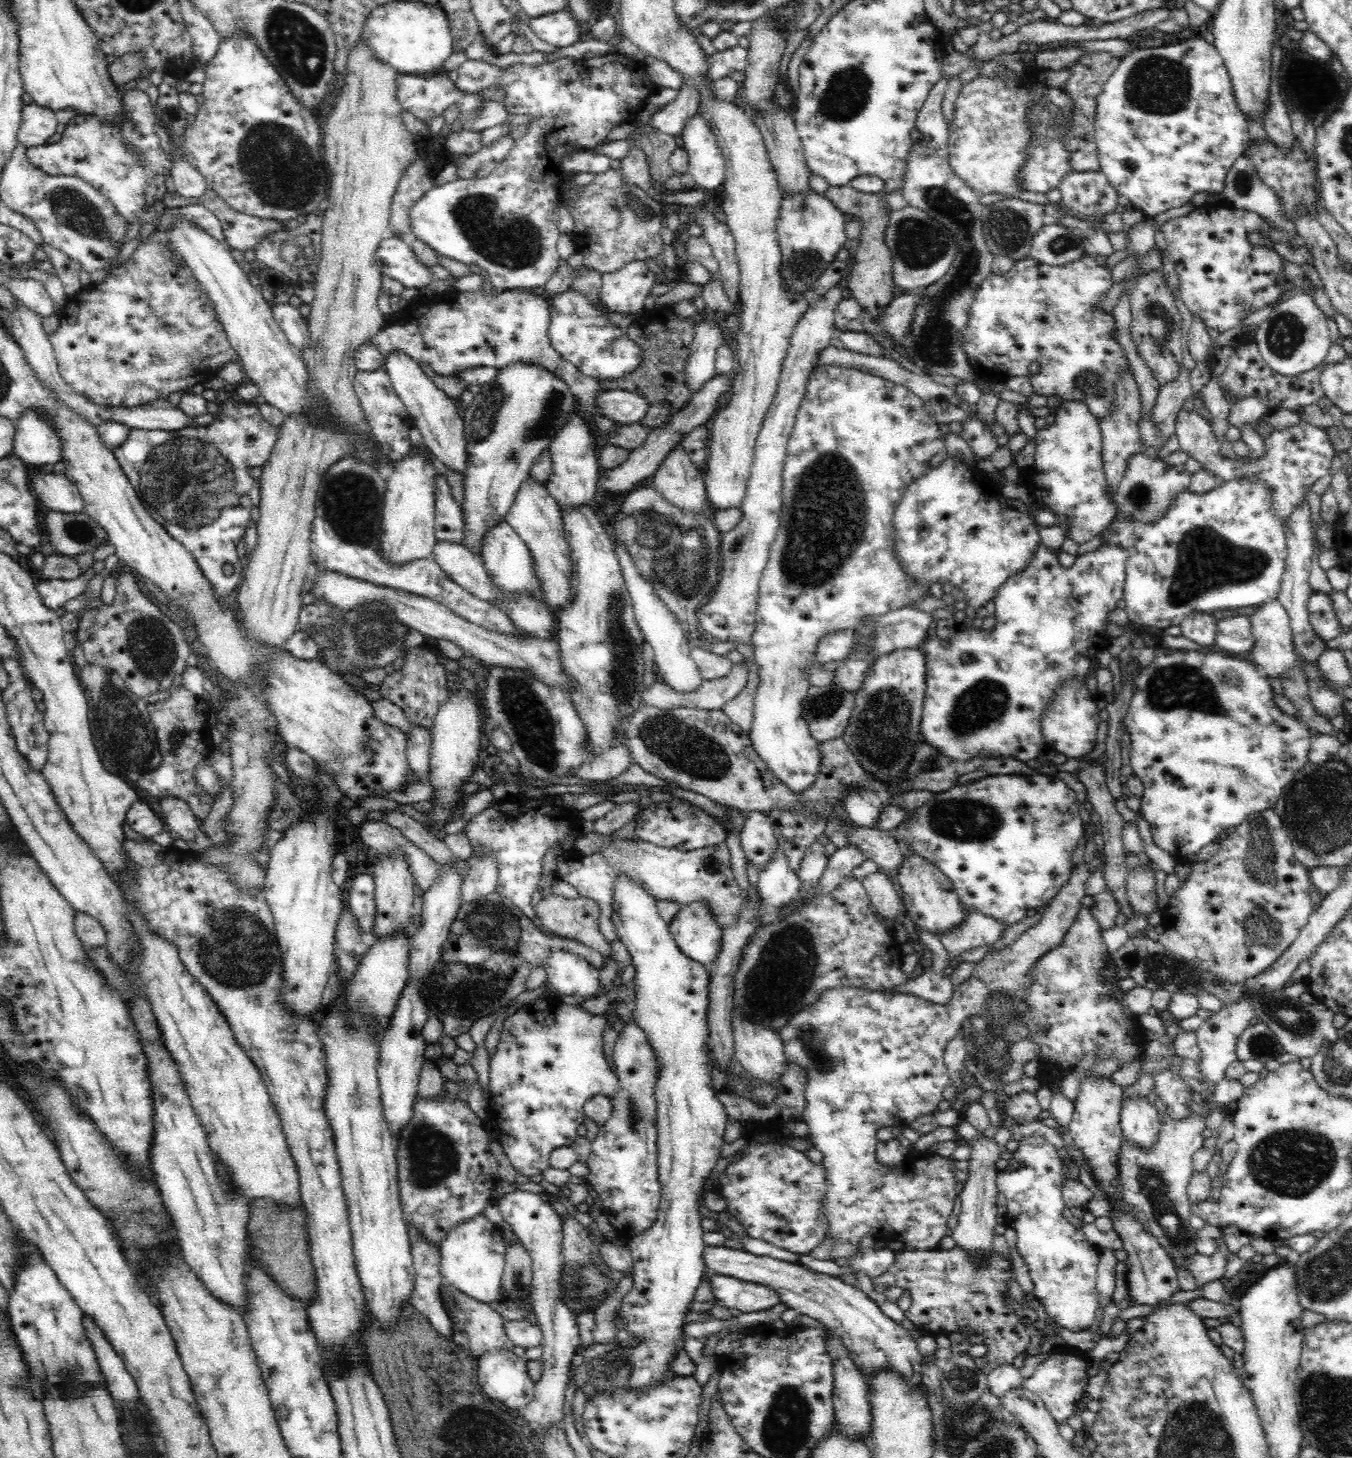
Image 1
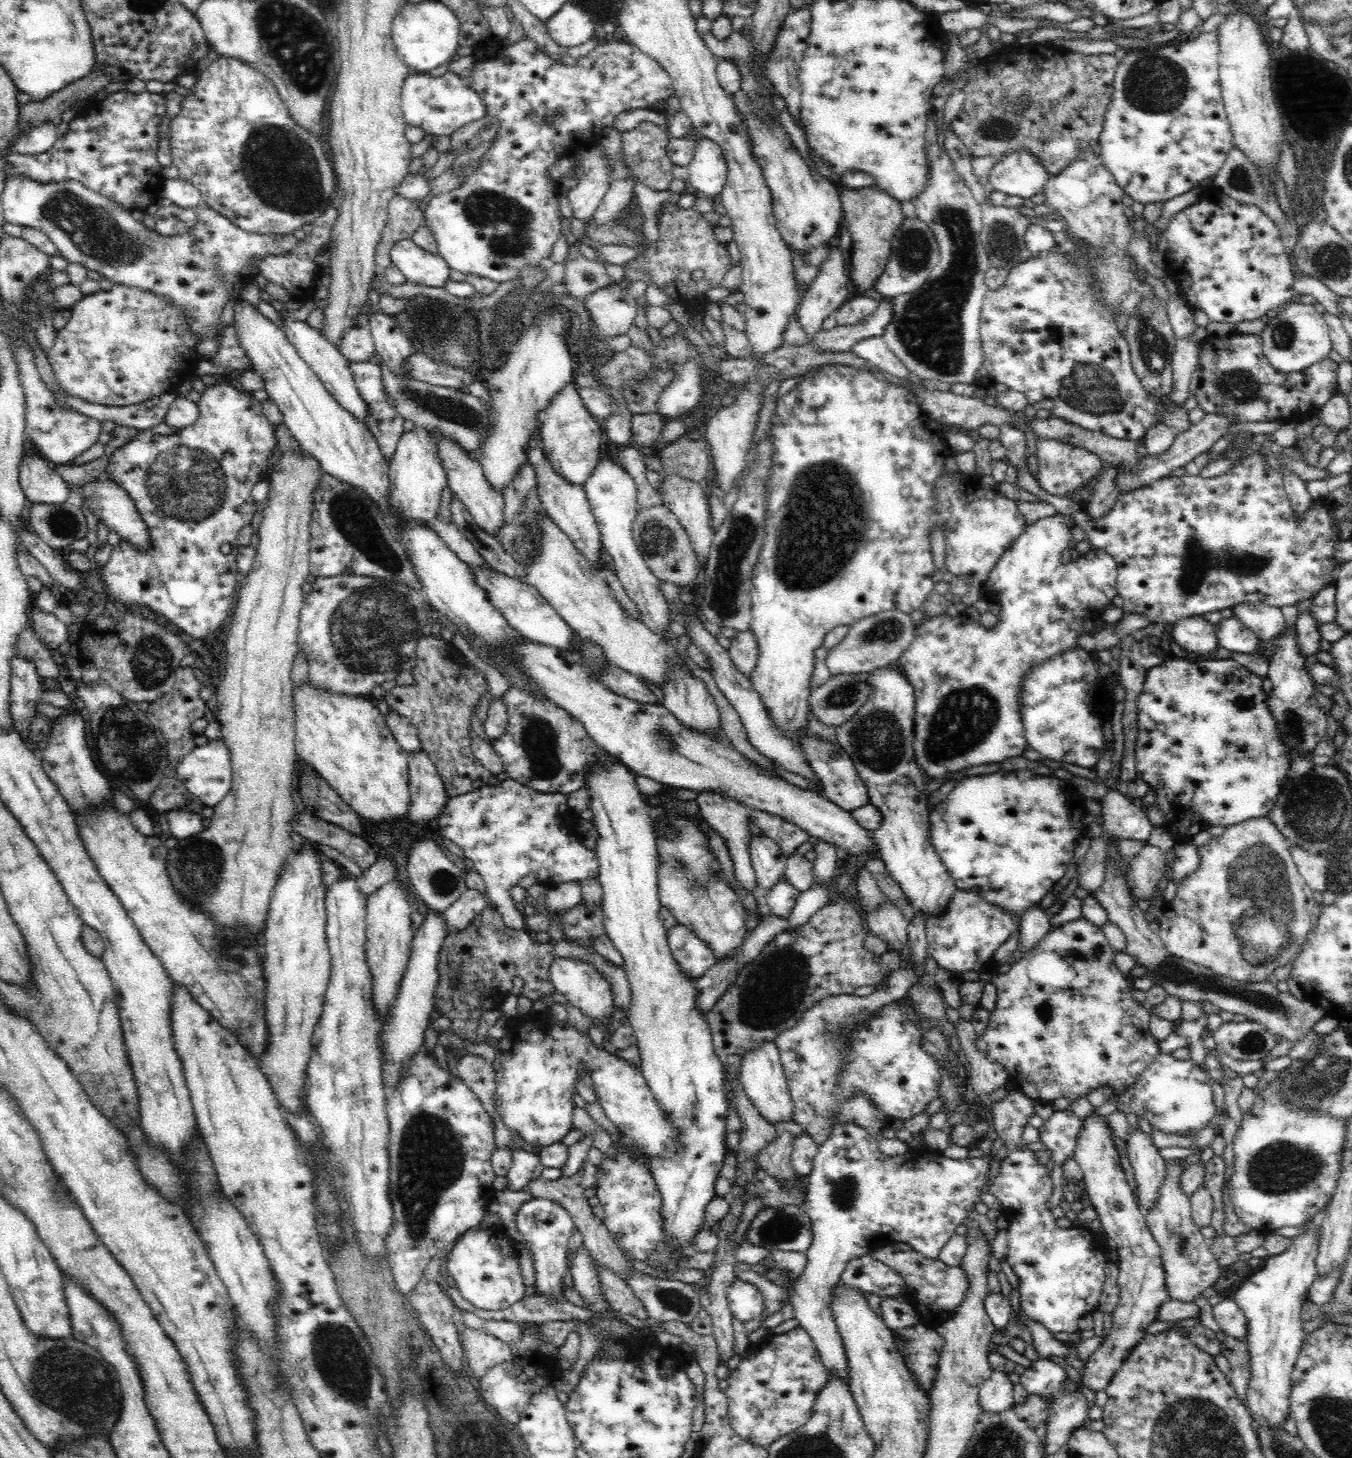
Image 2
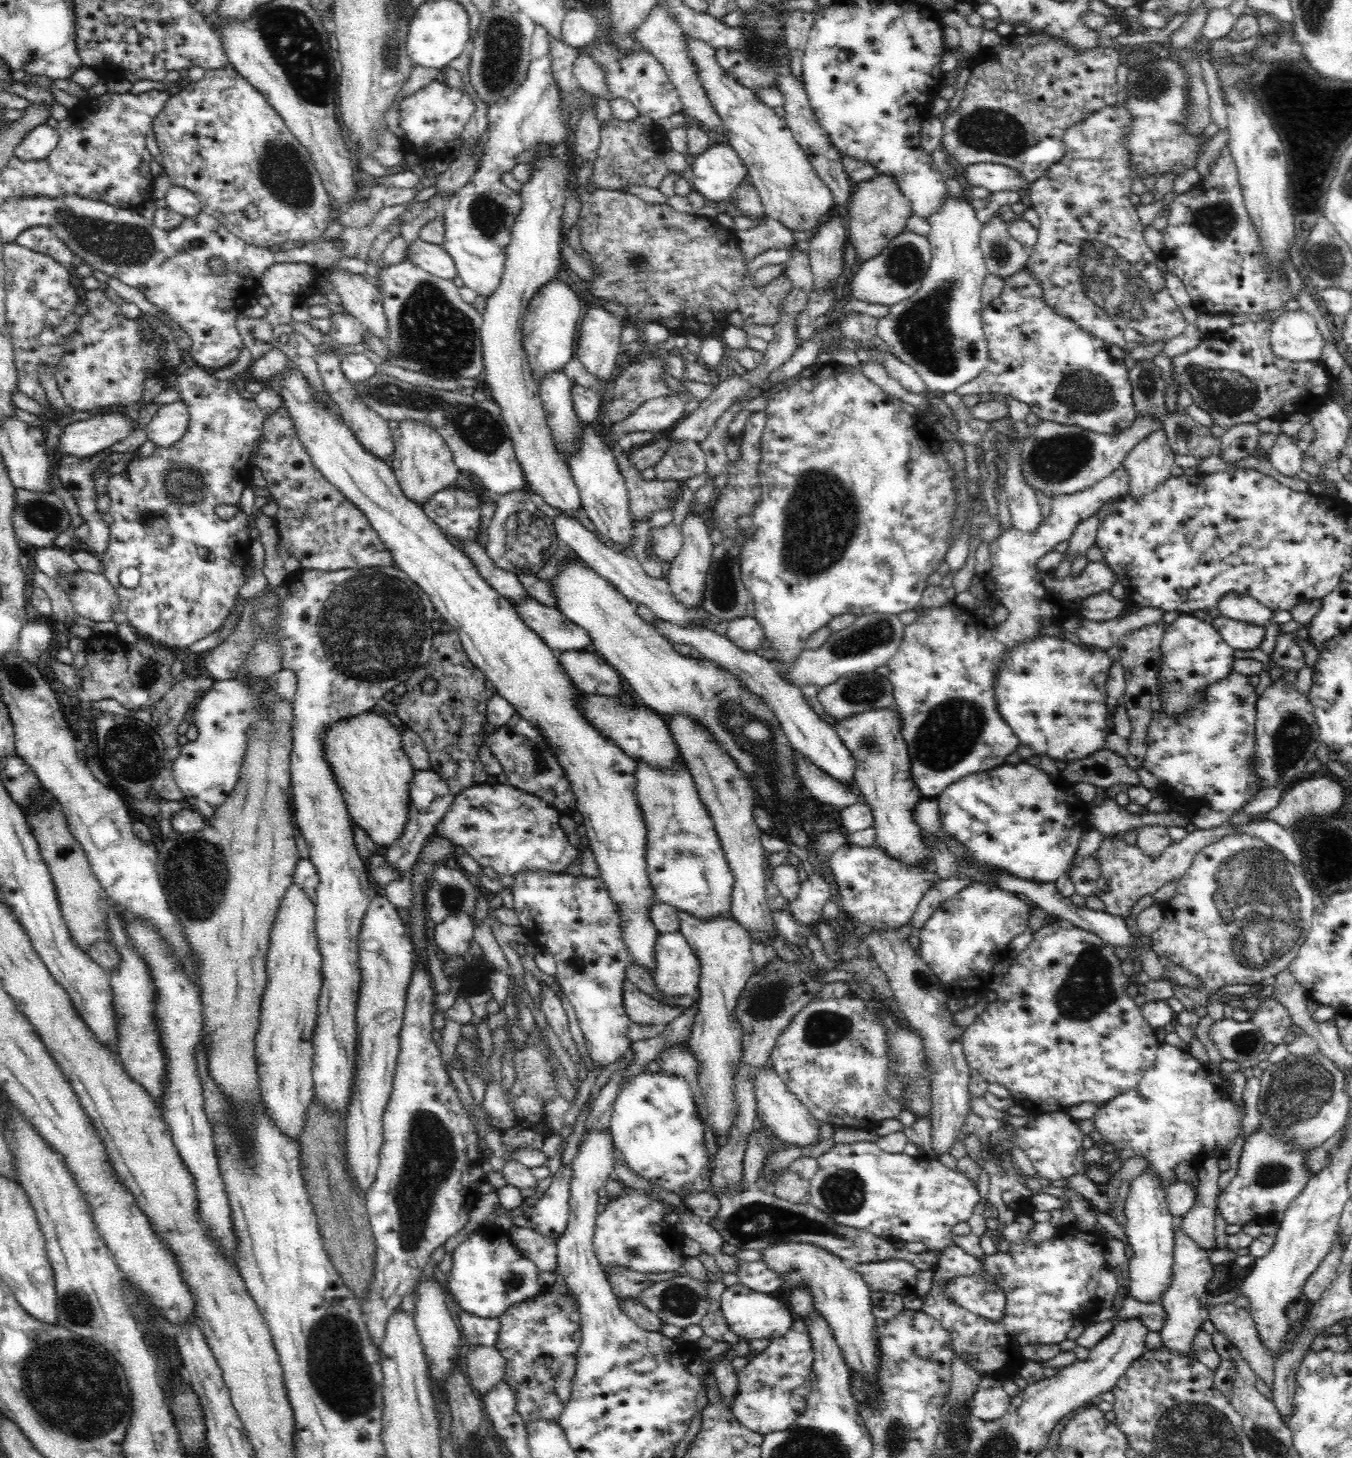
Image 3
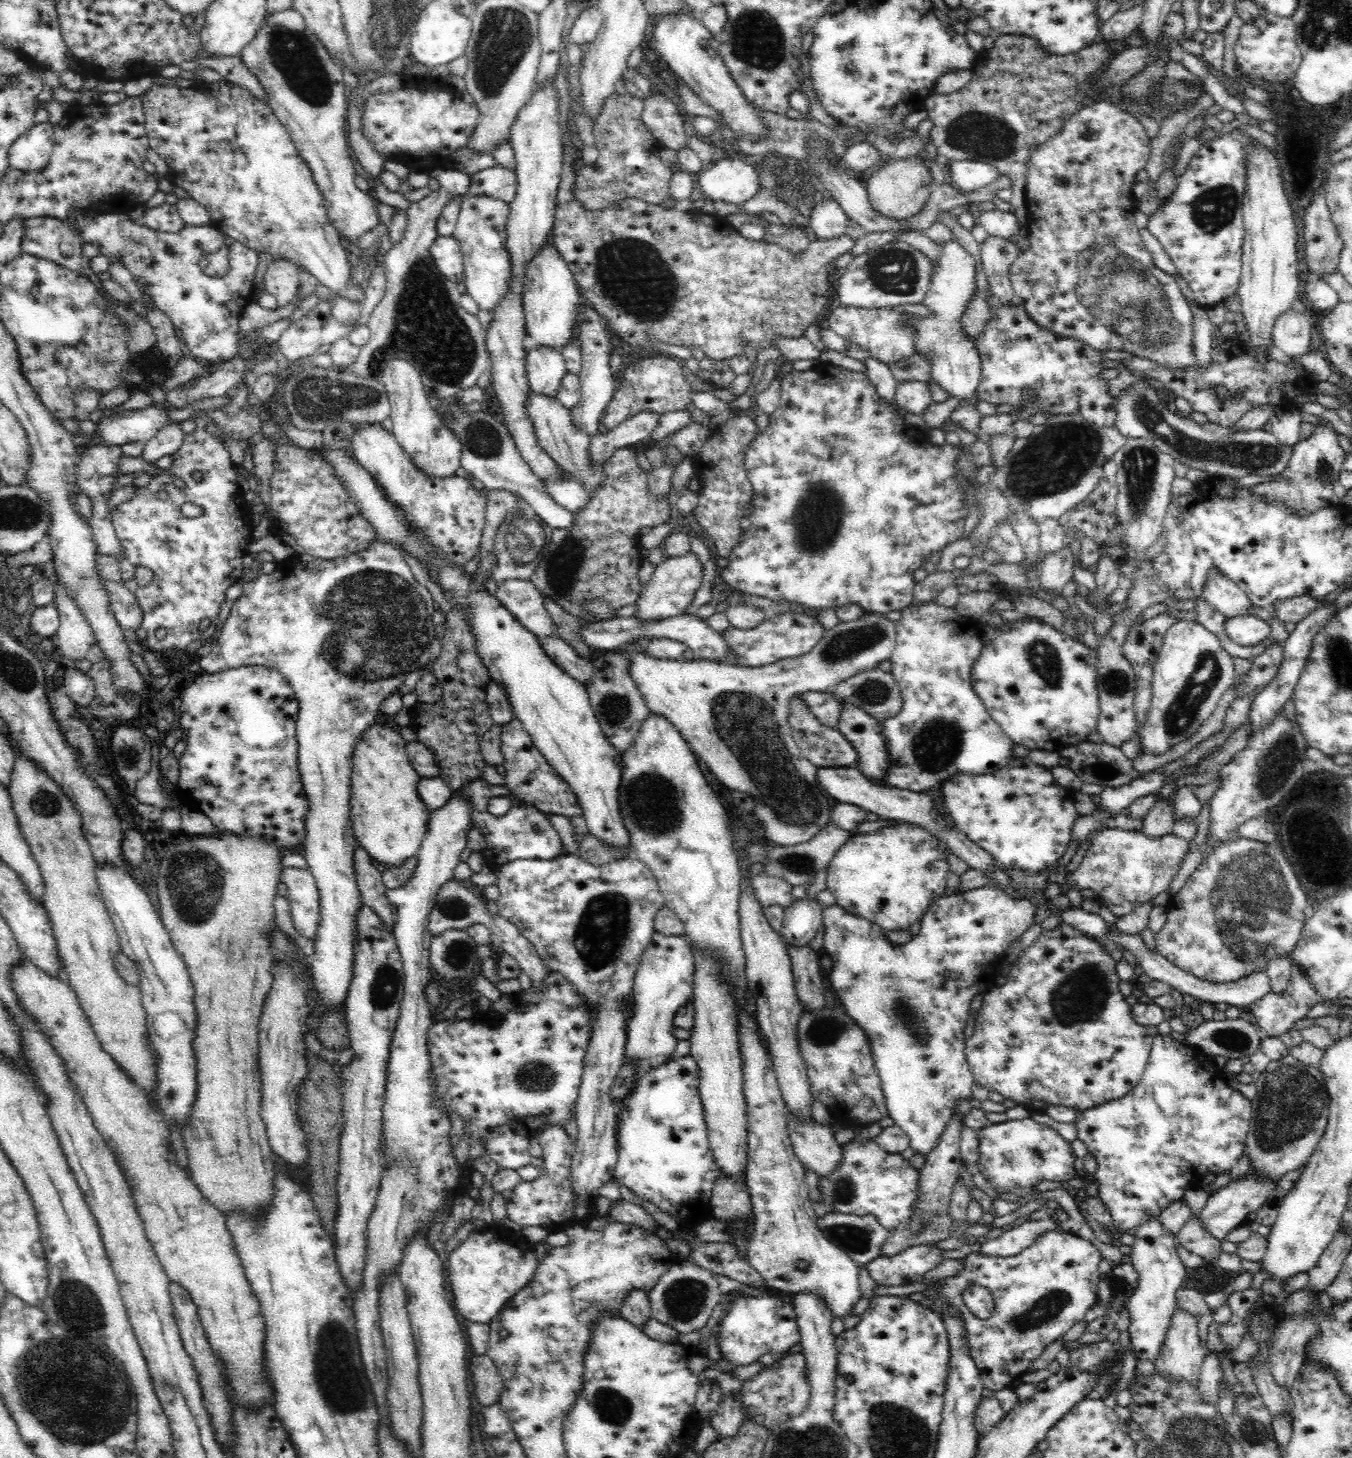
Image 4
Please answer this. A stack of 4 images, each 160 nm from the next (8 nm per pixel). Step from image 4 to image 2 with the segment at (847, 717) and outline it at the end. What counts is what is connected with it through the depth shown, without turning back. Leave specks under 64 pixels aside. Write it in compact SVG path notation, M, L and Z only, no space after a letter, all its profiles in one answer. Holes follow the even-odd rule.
M896 664L885 669L876 669L870 674L871 677L867 681L874 690L870 693L864 706L857 710L848 722L837 727L837 743L850 755L858 776L866 785L869 803L876 807L882 815L880 826L869 832L879 858L884 861L886 870L907 896L910 905L923 912L926 918L936 916L946 908L946 904L948 904L948 900L954 894L957 886L941 861L940 855L933 847L929 835L927 782L915 761L912 746L912 742L914 742L914 693L912 693L912 685L904 679L904 673L896 669Z

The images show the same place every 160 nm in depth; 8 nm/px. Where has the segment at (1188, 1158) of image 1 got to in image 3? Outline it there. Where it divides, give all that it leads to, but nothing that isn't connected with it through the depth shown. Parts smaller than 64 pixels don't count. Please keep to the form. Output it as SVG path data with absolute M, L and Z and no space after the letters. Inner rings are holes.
M1175 1219L1175 1245L1174 1245L1174 1264L1172 1271L1172 1284L1163 1294L1161 1305L1166 1311L1166 1322L1160 1328L1161 1344L1170 1349L1170 1351L1178 1351L1180 1355L1188 1355L1188 1357L1196 1357L1194 1347L1194 1337L1198 1331L1202 1330L1202 1324L1209 1320L1209 1315L1205 1308L1200 1305L1200 1297L1205 1292L1205 1286L1213 1277L1212 1264L1208 1261L1209 1252L1200 1249L1192 1239L1184 1235L1180 1231L1180 1222L1182 1219Z

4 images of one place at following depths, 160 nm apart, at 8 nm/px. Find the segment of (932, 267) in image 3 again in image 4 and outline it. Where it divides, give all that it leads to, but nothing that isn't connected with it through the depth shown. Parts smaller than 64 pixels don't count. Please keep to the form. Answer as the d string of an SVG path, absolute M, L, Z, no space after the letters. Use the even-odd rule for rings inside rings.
M957 239L941 243L941 257L937 271L931 278L923 303L930 308L930 316L920 317L915 332L915 348L919 354L931 354L931 380L935 380L948 396L958 399L958 404L976 405L980 402L977 390L980 384L980 357L974 341L960 333L960 318L967 308L970 296L975 294L974 259Z

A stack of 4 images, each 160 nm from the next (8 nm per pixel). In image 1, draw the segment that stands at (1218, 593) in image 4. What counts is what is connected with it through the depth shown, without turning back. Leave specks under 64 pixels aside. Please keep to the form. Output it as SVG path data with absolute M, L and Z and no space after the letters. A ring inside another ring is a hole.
M1273 600L1256 607L1254 613L1249 616L1249 621L1252 636L1255 638L1254 648L1251 651L1252 660L1268 677L1278 679L1280 676L1288 676L1288 672L1294 671L1299 666L1299 660L1297 660L1292 645L1286 609L1280 604L1280 601Z

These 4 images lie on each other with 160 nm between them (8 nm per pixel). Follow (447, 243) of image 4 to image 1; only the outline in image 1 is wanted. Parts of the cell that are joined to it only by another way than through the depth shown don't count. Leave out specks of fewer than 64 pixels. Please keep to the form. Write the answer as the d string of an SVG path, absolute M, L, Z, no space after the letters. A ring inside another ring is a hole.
M400 237L380 241L377 261L382 276L396 278L406 288L420 290L435 279L430 266L419 262L414 251Z

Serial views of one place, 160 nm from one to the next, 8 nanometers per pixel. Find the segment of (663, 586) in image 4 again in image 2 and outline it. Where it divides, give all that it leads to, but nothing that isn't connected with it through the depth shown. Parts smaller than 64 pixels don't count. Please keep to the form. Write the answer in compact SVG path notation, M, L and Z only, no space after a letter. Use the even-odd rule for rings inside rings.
M667 475L664 483L659 488L659 492L662 492L663 500L669 502L670 511L675 514L682 529L687 532L692 544L692 551L697 557L696 567L699 568L699 573L702 574L712 542L714 542L715 533L715 530L710 527L711 511L709 510L706 493L702 491L698 483L676 475Z

